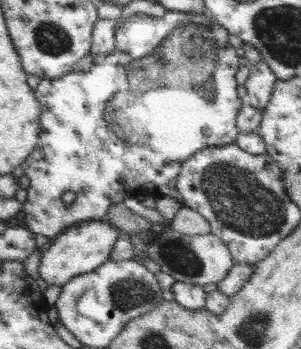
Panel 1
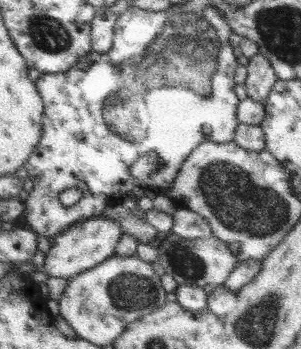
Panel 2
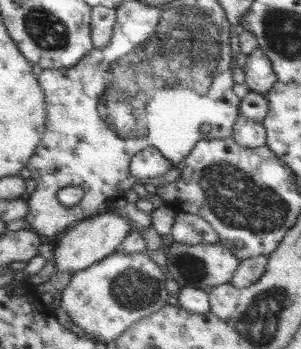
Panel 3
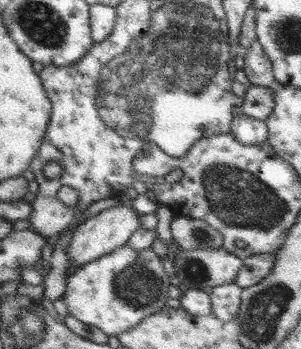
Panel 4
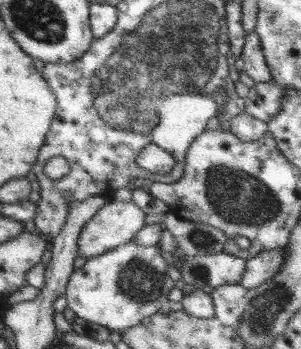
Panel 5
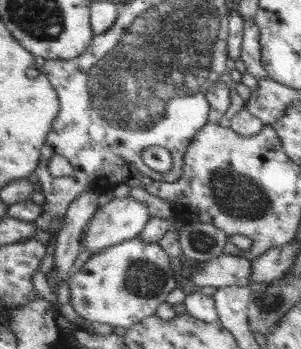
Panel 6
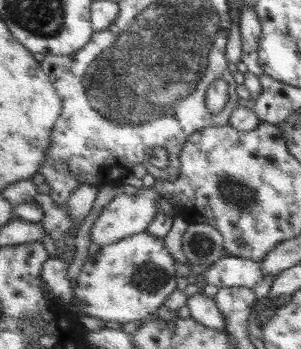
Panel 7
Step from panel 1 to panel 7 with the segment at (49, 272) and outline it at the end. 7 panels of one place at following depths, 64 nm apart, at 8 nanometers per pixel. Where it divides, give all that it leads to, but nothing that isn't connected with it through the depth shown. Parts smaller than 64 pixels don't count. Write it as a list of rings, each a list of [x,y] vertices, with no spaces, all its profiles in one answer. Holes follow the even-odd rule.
[[[143,186],[141,192],[137,196],[117,196],[97,218],[95,226],[91,228],[91,242],[99,242],[101,248],[123,242],[125,238],[131,238],[135,234],[143,234],[149,230],[149,226],[155,222],[155,218],[159,218],[157,214],[157,202],[165,198],[163,192],[159,192],[155,186]]]

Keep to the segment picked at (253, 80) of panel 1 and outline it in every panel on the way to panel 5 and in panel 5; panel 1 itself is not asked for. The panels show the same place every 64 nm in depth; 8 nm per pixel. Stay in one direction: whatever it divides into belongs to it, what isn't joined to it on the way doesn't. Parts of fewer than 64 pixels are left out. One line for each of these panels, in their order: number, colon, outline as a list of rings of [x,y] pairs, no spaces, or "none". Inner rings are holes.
2: [[[259,54],[249,60],[249,78],[247,78],[247,96],[255,102],[267,102],[271,92],[275,90],[277,82],[281,80],[275,72],[275,66],[265,54]]]
3: [[[261,48],[247,56],[245,72],[247,72],[245,84],[251,92],[269,94],[275,88],[275,84],[279,82],[279,74],[275,72],[275,64],[271,62],[271,58]]]
4: [[[257,40],[251,48],[245,48],[245,66],[243,70],[247,72],[251,86],[273,86],[277,82],[275,76],[275,66],[269,60],[269,54],[265,52],[263,44]]]
5: [[[251,32],[247,36],[247,46],[245,52],[241,54],[243,62],[245,62],[245,72],[257,82],[275,82],[275,76],[271,74],[271,66],[267,62],[265,50],[263,50],[263,42],[261,36],[257,32]]]

